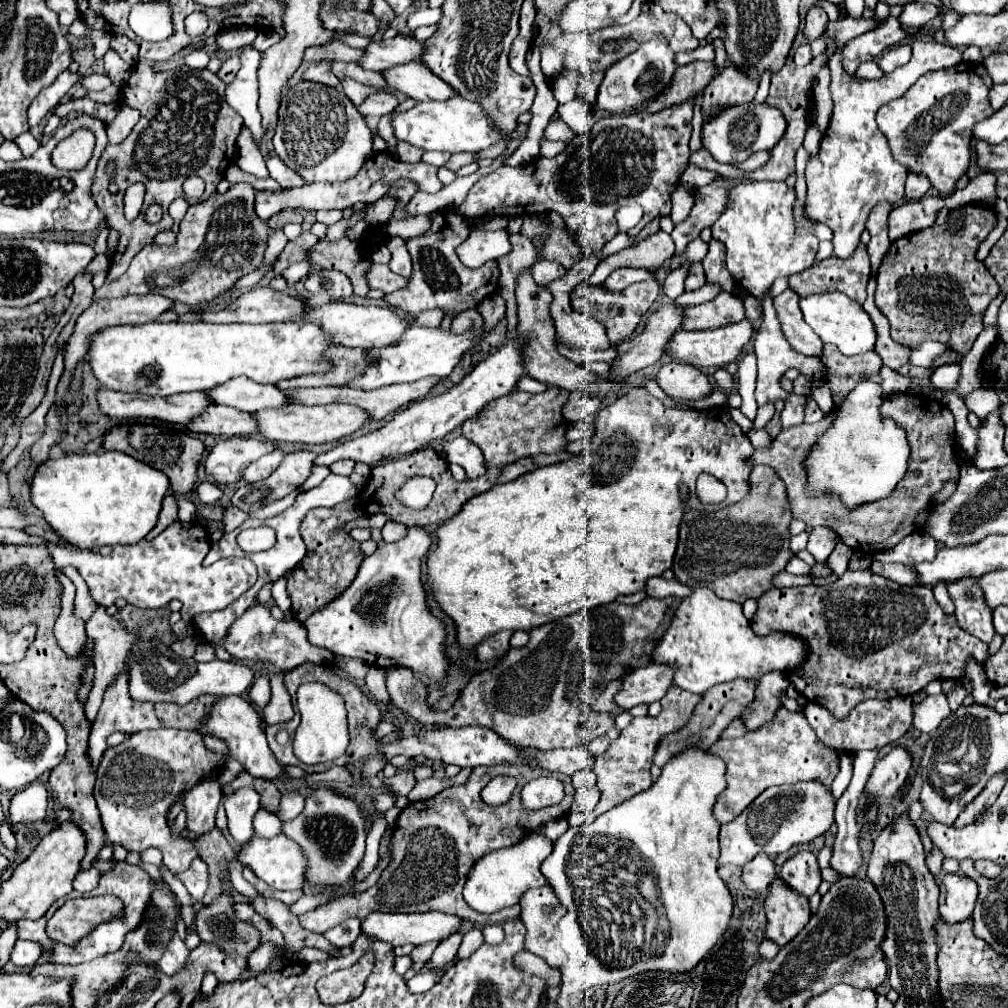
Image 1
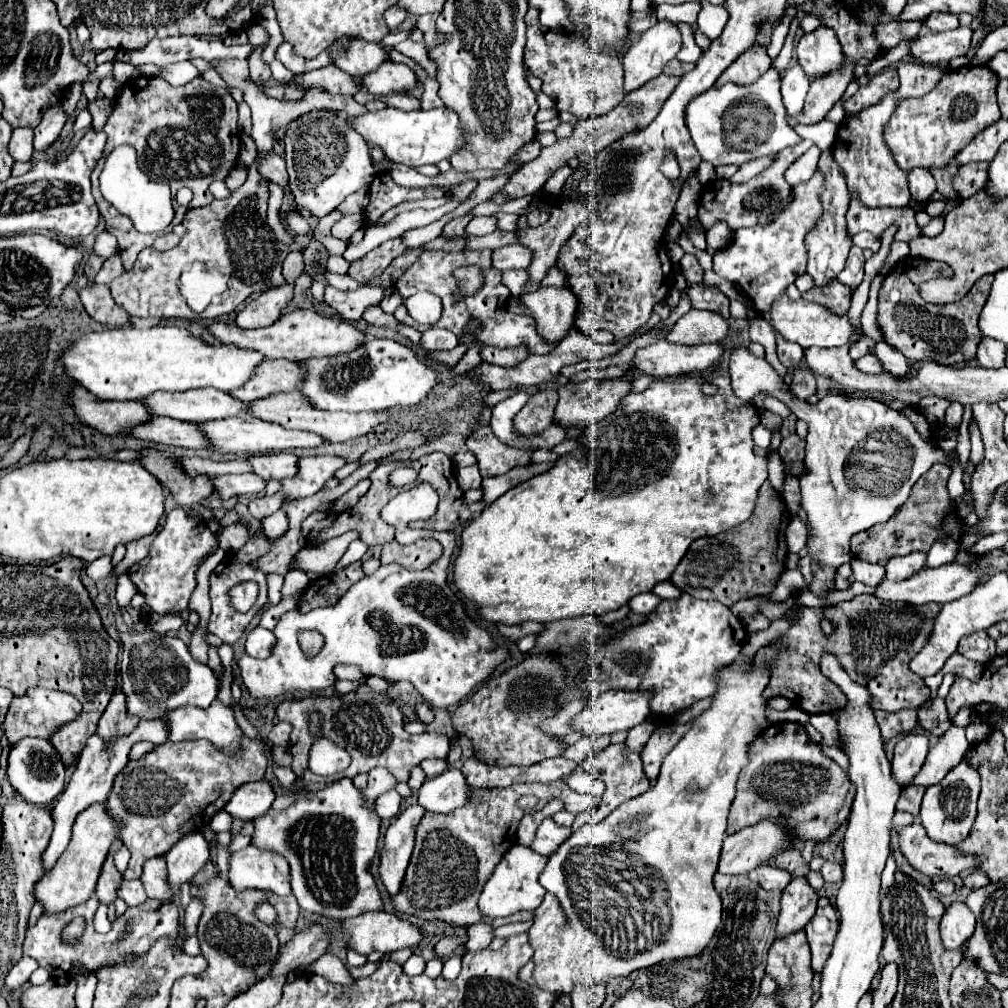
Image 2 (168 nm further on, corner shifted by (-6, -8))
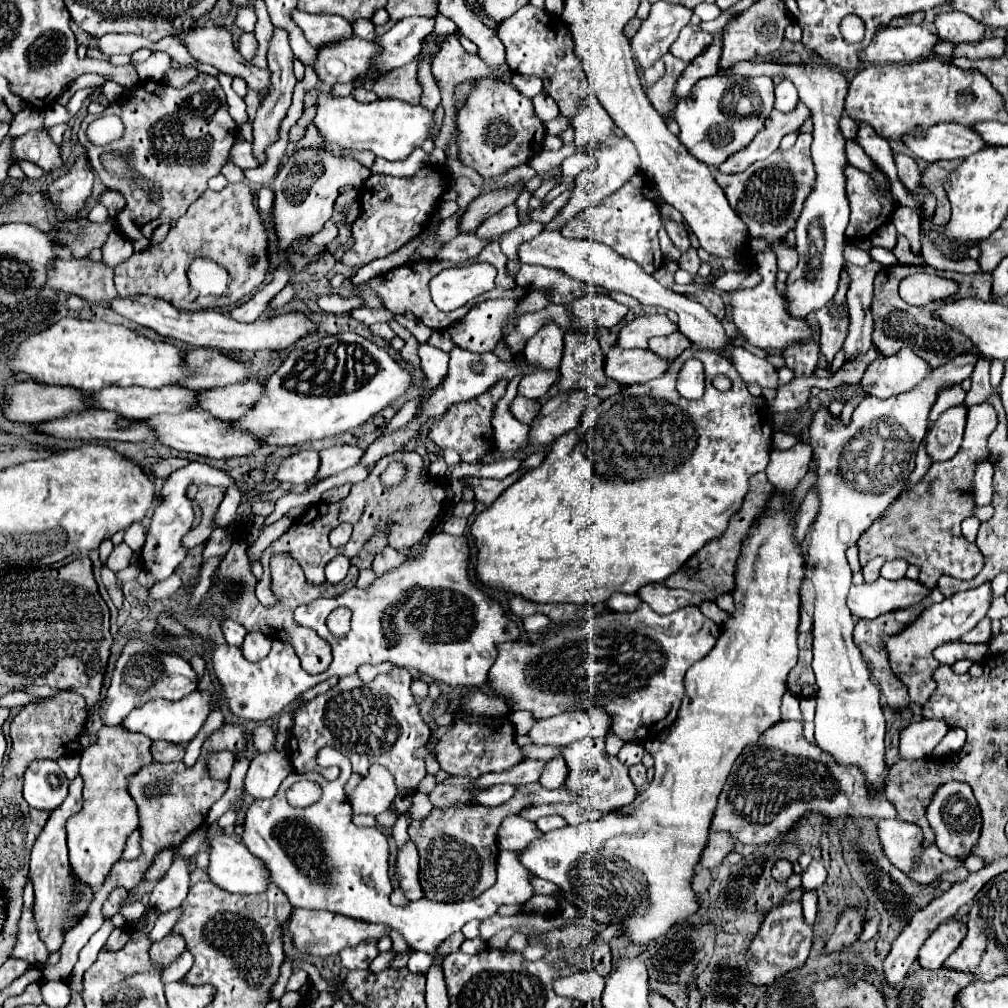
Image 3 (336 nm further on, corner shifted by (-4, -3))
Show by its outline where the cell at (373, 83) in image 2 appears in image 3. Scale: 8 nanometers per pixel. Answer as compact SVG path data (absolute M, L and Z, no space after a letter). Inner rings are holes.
M350 38L342 40L338 44L326 46L318 50L318 60L316 60L316 72L322 82L328 86L334 86L338 82L352 82L352 78L360 78L368 66L372 66L372 58L376 58L376 42L360 40L360 38Z

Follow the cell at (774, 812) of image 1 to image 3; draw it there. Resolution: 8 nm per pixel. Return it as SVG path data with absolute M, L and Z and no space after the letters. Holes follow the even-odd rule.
M712 832L710 838L708 838L708 844L702 852L702 858L700 858L700 864L706 866L706 868L714 868L714 866L720 866L724 862L724 858L734 852L734 844L736 844L736 838L728 832Z

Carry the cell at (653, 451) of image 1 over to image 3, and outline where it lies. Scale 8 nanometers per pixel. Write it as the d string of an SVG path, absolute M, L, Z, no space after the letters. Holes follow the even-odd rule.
M688 348L684 350L672 368L646 384L636 384L628 386L620 394L614 394L606 398L602 404L596 408L588 408L584 416L580 418L580 426L576 430L566 432L560 440L554 442L552 450L546 454L546 460L526 472L518 482L514 482L504 494L500 494L484 512L476 516L476 520L470 526L470 534L474 538L474 546L478 550L476 558L476 578L486 586L486 588L496 588L514 596L522 596L524 600L532 600L536 604L582 604L582 606L592 606L598 602L606 602L614 592L624 592L624 594L636 594L644 584L650 582L664 582L670 574L674 574L688 556L692 556L696 550L700 550L708 540L718 538L726 532L730 518L740 510L744 496L748 492L748 480L750 476L764 472L768 462L770 462L770 452L772 452L772 410L766 404L764 398L754 398L748 392L748 386L742 382L742 378L736 374L732 364L720 356L712 354L712 350L700 350L700 348ZM698 358L704 364L704 374L706 374L706 392L700 400L686 400L678 394L676 382L678 382L678 370L684 366L686 360ZM724 374L732 380L732 388L728 392L720 392L714 388L712 380L714 376Z

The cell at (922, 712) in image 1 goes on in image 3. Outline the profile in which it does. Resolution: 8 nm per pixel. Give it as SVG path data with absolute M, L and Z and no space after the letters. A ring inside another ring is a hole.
M984 582L974 590L958 592L950 598L944 598L940 604L932 604L916 618L916 622L912 622L912 626L908 626L898 636L884 640L890 654L890 666L898 674L898 678L908 686L914 704L926 706L928 698L932 696L932 690L936 688L936 680L932 678L932 674L936 672L936 666L940 666L940 662L936 662L932 650L944 642L958 642L988 614L992 600L994 596L992 596L990 582Z

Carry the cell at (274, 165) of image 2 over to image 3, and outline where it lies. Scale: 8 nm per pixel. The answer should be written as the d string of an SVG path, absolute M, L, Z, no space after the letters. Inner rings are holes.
M242 142L230 150L230 162L234 162L238 168L258 168L256 158L252 154L252 142Z

